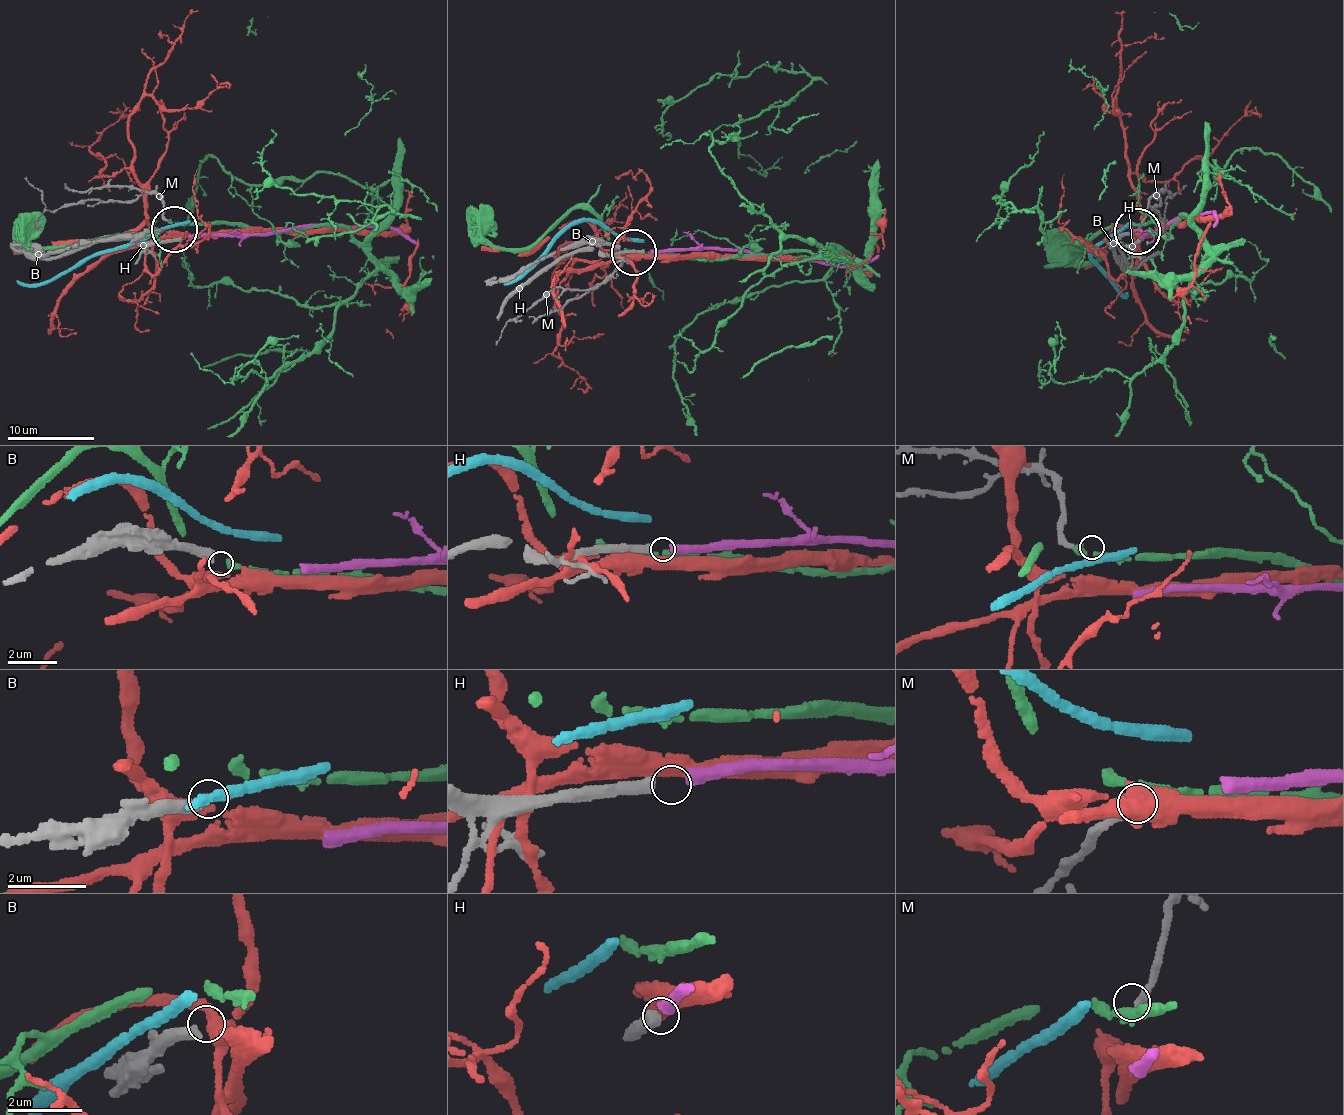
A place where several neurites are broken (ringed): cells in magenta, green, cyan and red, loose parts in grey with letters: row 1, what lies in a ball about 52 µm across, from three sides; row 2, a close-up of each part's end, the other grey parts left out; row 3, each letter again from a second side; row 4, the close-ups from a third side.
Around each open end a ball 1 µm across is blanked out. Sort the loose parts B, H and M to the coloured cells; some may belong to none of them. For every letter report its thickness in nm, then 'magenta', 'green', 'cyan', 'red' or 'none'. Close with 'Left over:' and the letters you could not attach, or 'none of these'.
B: calibre 360 nm; none
H: calibre 340 nm; magenta
M: calibre 200 nm; green
Left over: B

